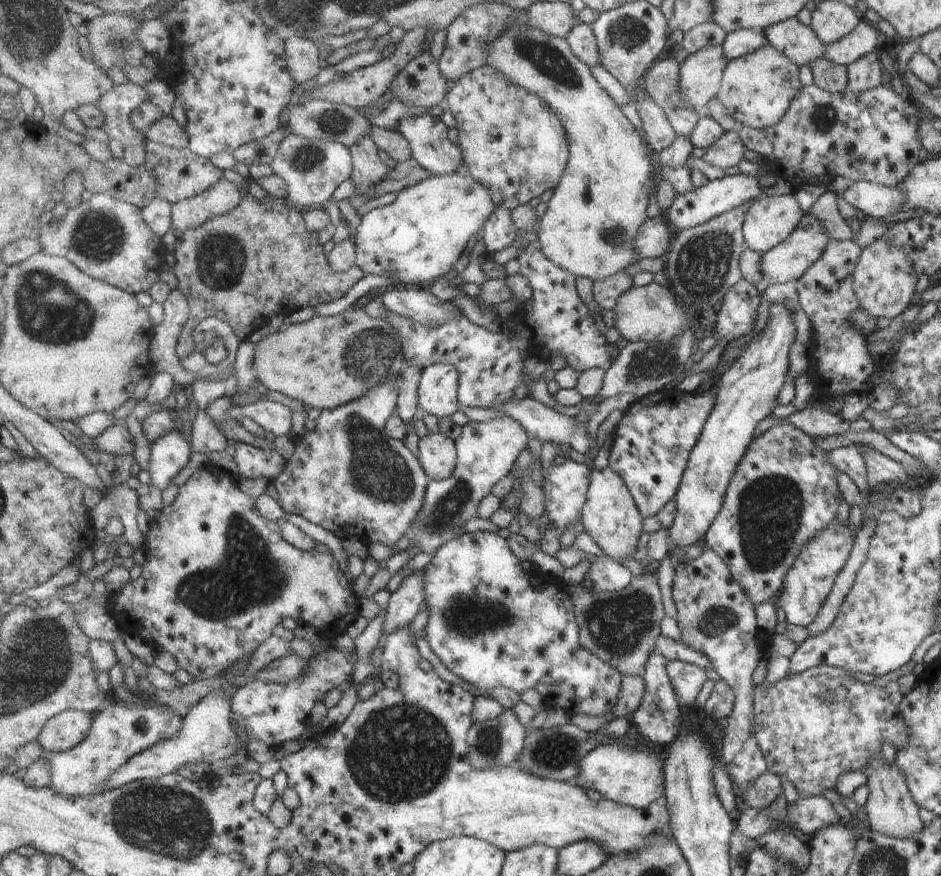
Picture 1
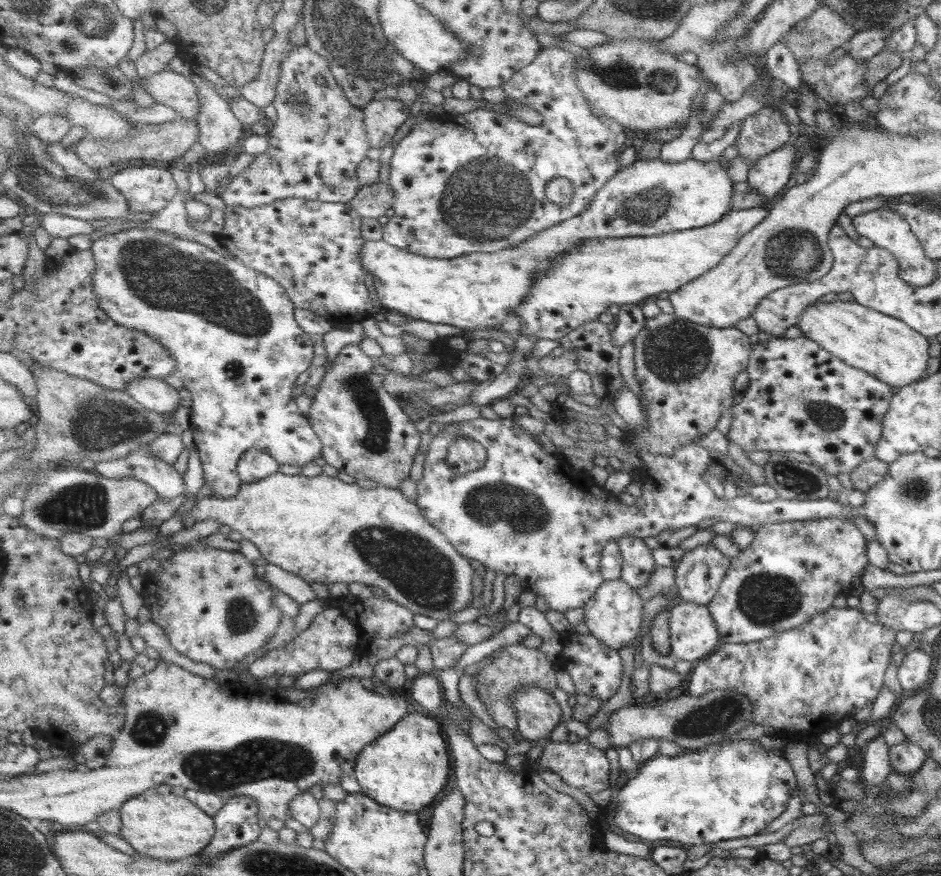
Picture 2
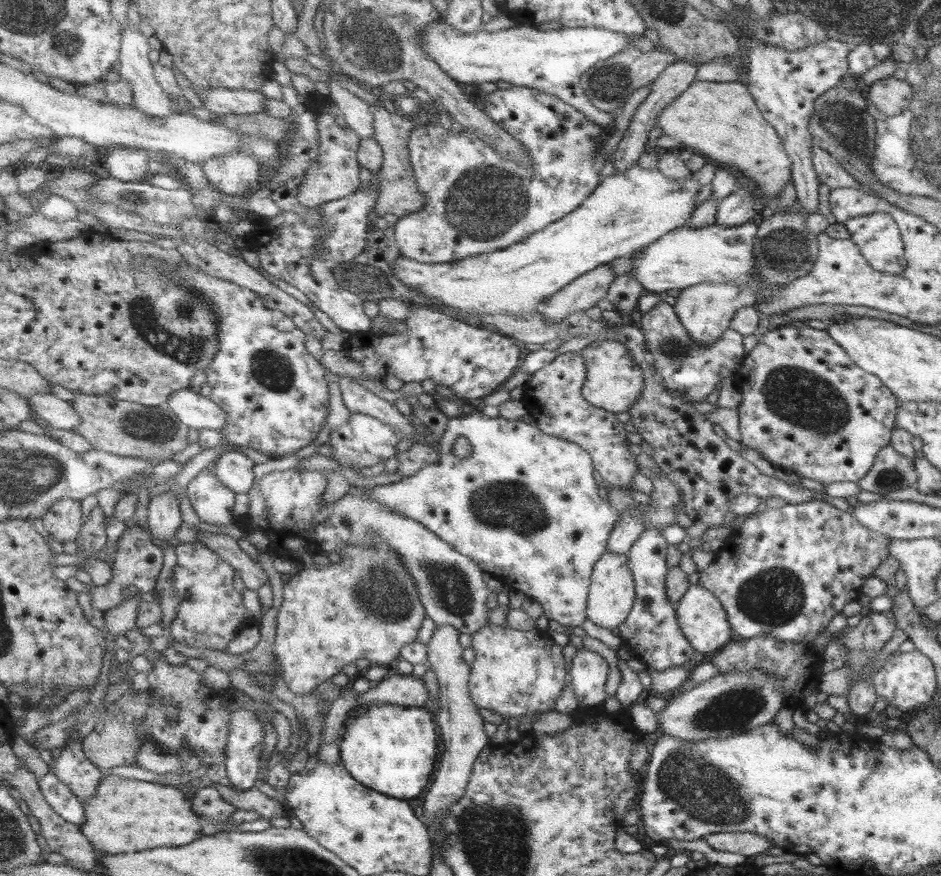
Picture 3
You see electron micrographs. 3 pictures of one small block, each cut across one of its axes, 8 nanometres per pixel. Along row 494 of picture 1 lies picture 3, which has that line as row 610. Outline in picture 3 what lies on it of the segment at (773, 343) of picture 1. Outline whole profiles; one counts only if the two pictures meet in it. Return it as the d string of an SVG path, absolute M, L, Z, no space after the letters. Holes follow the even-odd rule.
M693 584L677 607L680 629L692 642L694 652L716 652L729 640L724 608L709 591Z

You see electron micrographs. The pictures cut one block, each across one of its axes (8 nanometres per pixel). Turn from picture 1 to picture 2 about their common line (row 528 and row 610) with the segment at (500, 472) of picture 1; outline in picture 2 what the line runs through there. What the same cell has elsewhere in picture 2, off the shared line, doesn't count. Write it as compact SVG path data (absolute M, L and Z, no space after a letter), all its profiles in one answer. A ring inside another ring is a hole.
M277 472L271 474L271 477L262 479L257 482L244 482L241 486L240 493L233 498L221 498L220 500L203 499L195 505L190 514L194 522L208 521L209 518L221 522L222 525L228 526L231 530L241 534L243 539L249 540L257 546L261 556L268 562L276 564L285 570L289 570L293 574L305 578L307 582L321 582L321 584L335 584L335 582L361 582L366 585L377 587L385 592L393 601L400 603L405 608L417 614L434 618L438 622L447 620L453 612L465 610L473 600L473 580L475 580L475 570L471 566L468 558L465 557L453 546L453 543L445 538L443 534L435 526L432 526L425 518L424 512L416 502L409 502L398 489L388 488L385 486L377 486L369 490L357 486L357 484L345 484L343 480L328 476L321 473L313 478L301 475L287 475Z

